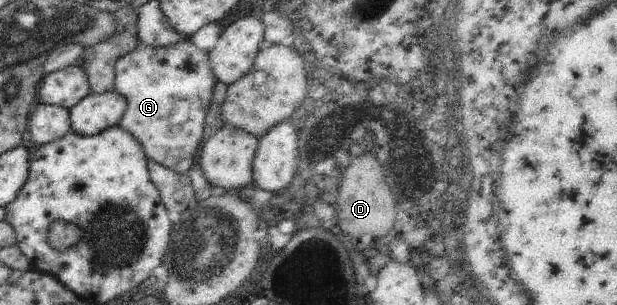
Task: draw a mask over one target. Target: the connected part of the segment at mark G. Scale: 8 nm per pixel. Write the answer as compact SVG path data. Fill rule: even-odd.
M192 39L173 47L154 48L140 43L132 52L119 58L115 66L115 90L127 98L127 107L118 125L142 145L148 159L177 173L188 174L193 168L196 150L200 148L204 118L216 84L218 80L210 68L209 54L198 50Z

